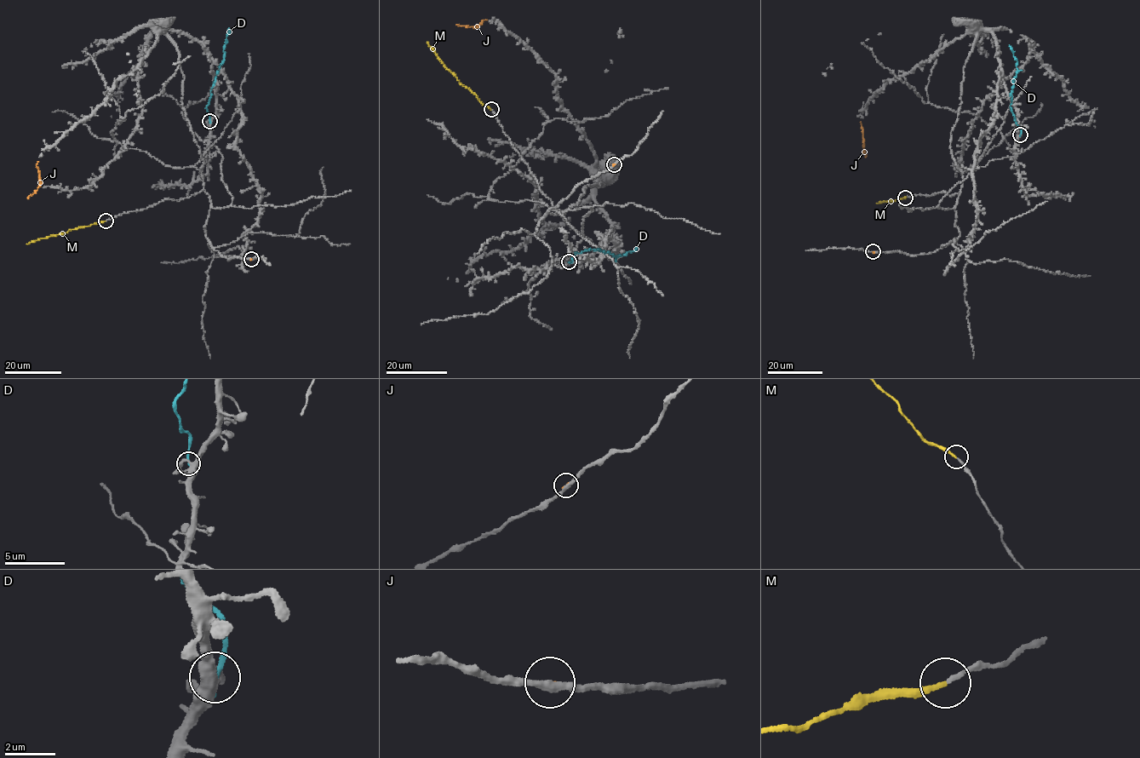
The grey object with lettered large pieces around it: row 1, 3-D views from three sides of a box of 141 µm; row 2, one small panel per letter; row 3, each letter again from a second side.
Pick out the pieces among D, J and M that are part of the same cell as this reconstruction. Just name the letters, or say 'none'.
M

